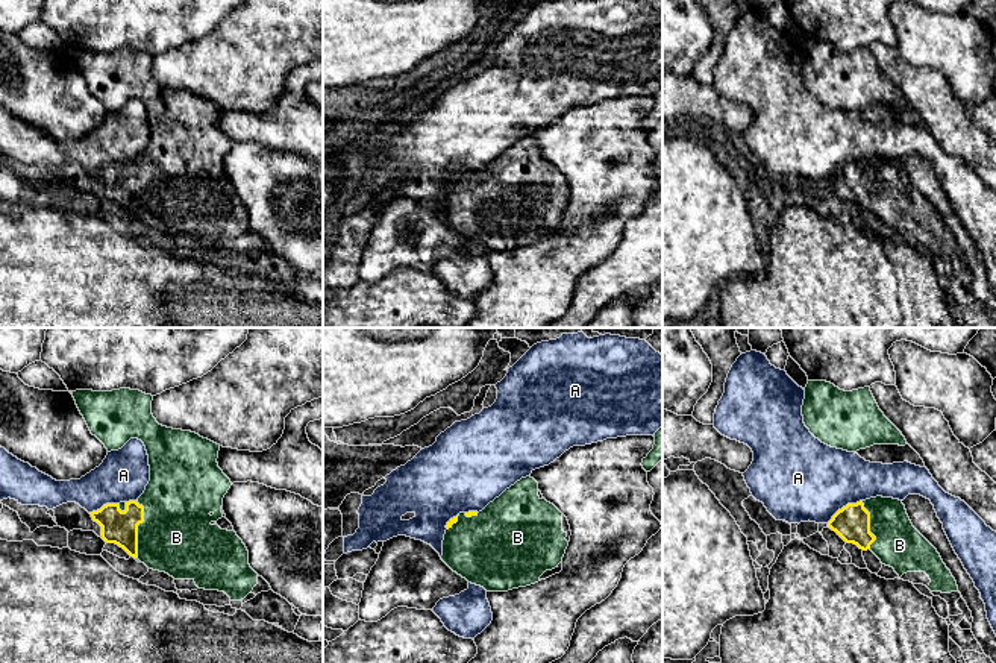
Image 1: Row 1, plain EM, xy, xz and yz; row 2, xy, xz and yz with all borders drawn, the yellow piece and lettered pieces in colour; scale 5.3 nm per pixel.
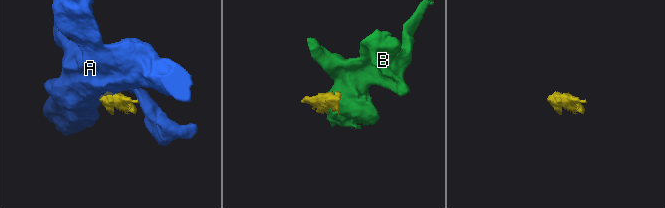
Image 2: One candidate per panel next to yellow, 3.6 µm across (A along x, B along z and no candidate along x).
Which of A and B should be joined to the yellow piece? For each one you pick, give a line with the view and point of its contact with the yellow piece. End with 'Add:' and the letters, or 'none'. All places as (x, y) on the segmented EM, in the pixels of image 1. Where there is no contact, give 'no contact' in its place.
B: xy (137, 530)
Add: B

